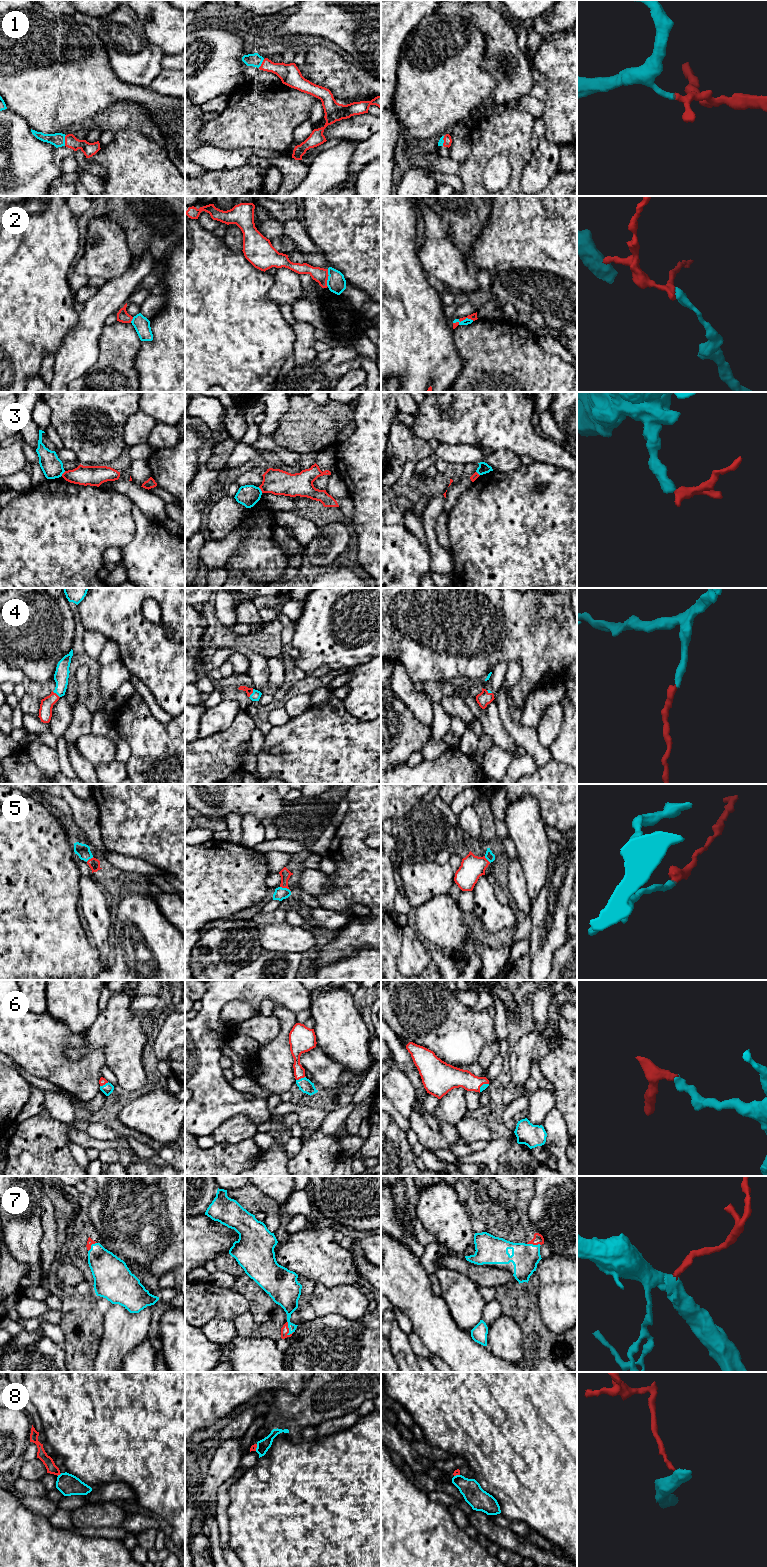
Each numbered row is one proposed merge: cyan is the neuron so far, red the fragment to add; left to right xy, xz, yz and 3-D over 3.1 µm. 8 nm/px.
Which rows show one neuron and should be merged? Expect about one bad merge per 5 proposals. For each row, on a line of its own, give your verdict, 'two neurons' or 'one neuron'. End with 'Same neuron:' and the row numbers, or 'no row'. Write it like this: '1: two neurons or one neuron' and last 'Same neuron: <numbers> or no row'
1: one neuron
2: two neurons
3: two neurons
4: one neuron
5: one neuron
6: one neuron
7: one neuron
8: two neurons
Same neuron: 1, 4, 5, 6, 7

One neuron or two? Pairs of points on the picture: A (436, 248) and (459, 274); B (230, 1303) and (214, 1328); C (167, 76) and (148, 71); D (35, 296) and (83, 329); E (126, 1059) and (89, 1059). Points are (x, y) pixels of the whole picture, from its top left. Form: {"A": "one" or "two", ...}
{"A": "one", "B": "two", "C": "two", "D": "two", "E": "two"}

